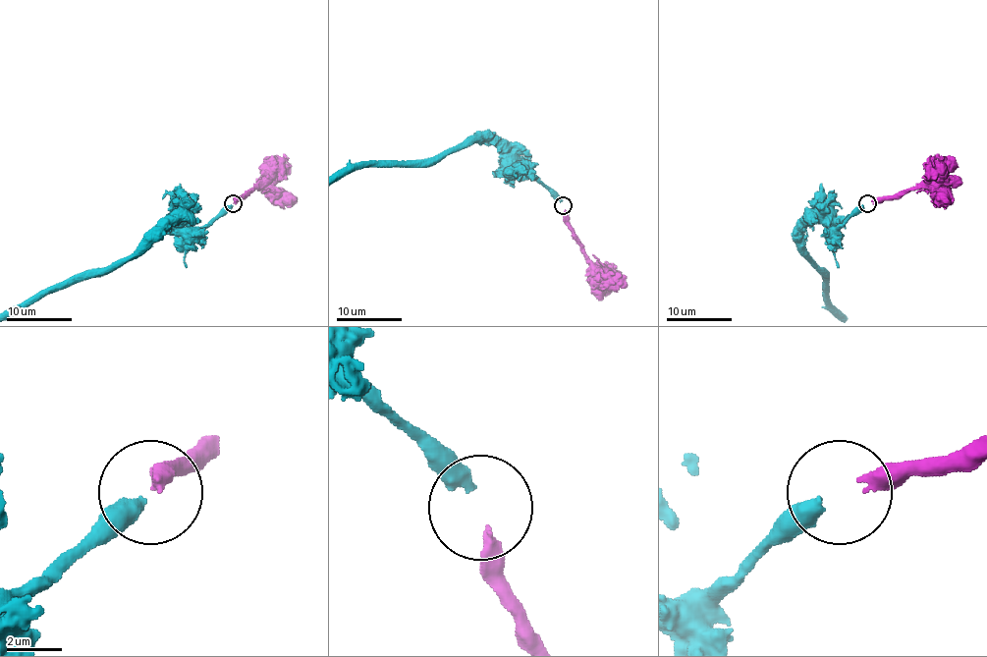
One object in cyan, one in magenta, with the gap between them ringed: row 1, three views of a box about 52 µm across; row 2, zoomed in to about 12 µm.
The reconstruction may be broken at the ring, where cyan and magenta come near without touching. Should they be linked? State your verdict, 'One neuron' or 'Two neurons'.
One neuron

